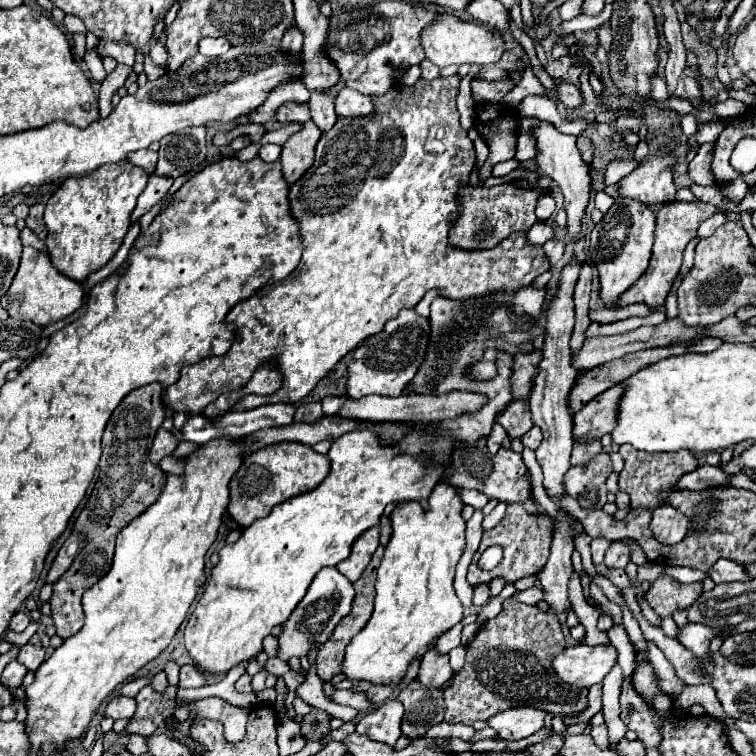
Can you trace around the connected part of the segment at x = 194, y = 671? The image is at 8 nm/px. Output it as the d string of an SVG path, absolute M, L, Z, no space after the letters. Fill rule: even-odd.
M182 665L180 667L180 687L204 687L206 675L194 665Z

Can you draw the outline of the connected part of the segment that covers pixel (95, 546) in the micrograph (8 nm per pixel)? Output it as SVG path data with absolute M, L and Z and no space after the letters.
M152 383L140 387L126 395L112 413L108 427L102 437L102 457L98 463L98 479L90 493L90 499L82 507L80 515L74 521L76 533L84 533L86 541L82 551L76 555L72 567L52 585L54 593L50 597L52 619L56 625L56 635L62 639L72 637L84 625L82 611L82 595L88 587L100 581L112 567L114 541L122 527L126 527L132 519L142 515L160 495L164 485L164 471L148 459L152 441L156 431L160 429L166 407L160 403L164 387L160 383Z

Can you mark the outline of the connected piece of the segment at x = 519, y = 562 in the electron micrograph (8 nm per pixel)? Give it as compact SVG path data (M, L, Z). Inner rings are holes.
M508 507L504 519L490 531L486 531L482 535L480 547L468 567L468 583L470 585L480 585L480 583L490 583L496 577L502 577L506 583L516 583L522 577L528 575L536 575L548 561L550 555L550 539L552 539L552 517L544 511L538 509L536 513L510 513L514 509ZM490 545L500 545L504 549L504 559L492 569L492 571L480 571L478 569L478 557L482 555L484 549L488 549Z

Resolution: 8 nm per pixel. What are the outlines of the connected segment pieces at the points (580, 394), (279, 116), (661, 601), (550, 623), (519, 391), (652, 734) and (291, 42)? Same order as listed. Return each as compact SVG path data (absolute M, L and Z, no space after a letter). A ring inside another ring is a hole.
M674 343L670 347L636 351L636 353L626 355L626 357L620 357L616 361L608 361L608 363L604 363L600 367L594 367L594 369L586 371L576 381L576 387L572 387L572 395L568 395L568 401L570 401L568 407L572 407L572 413L580 411L596 395L600 395L606 389L622 383L624 379L628 379L636 371L640 371L640 369L644 369L644 367L648 367L648 365L660 361L660 359L686 353L690 345L692 343Z
M284 103L276 111L276 121L280 121L280 123L306 123L306 121L310 121L310 109L308 109L308 105Z
M664 573L646 591L646 601L660 617L666 617L672 615L676 609L688 609L700 597L700 593L700 583L684 585Z
M512 597L506 599L504 603L506 607L500 611L500 615L484 621L476 639L466 647L466 665L462 667L462 671L454 673L452 687L444 691L444 701L446 701L444 721L472 725L474 721L486 721L504 709L522 707L522 705L538 707L550 715L578 717L588 707L588 699L586 699L588 689L562 683L552 671L552 657L564 649L564 637L556 613L540 611L538 607L514 601Z
M540 351L530 355L516 355L514 371L512 371L512 391L514 399L524 399L530 393L530 381L536 373L536 365L540 363Z
M624 681L622 695L620 695L620 705L622 705L620 719L624 721L624 725L628 729L636 731L638 739L644 741L644 745L648 749L650 747L658 747L660 741L662 741L662 735L660 735L658 723L654 721L654 711L636 693L636 689L632 687L632 681Z
M292 25L286 33L284 33L284 37L282 37L282 47L288 51L288 53L292 53L292 55L298 55L300 53L300 47L302 45L302 35L300 35L300 29L296 27L296 25Z

